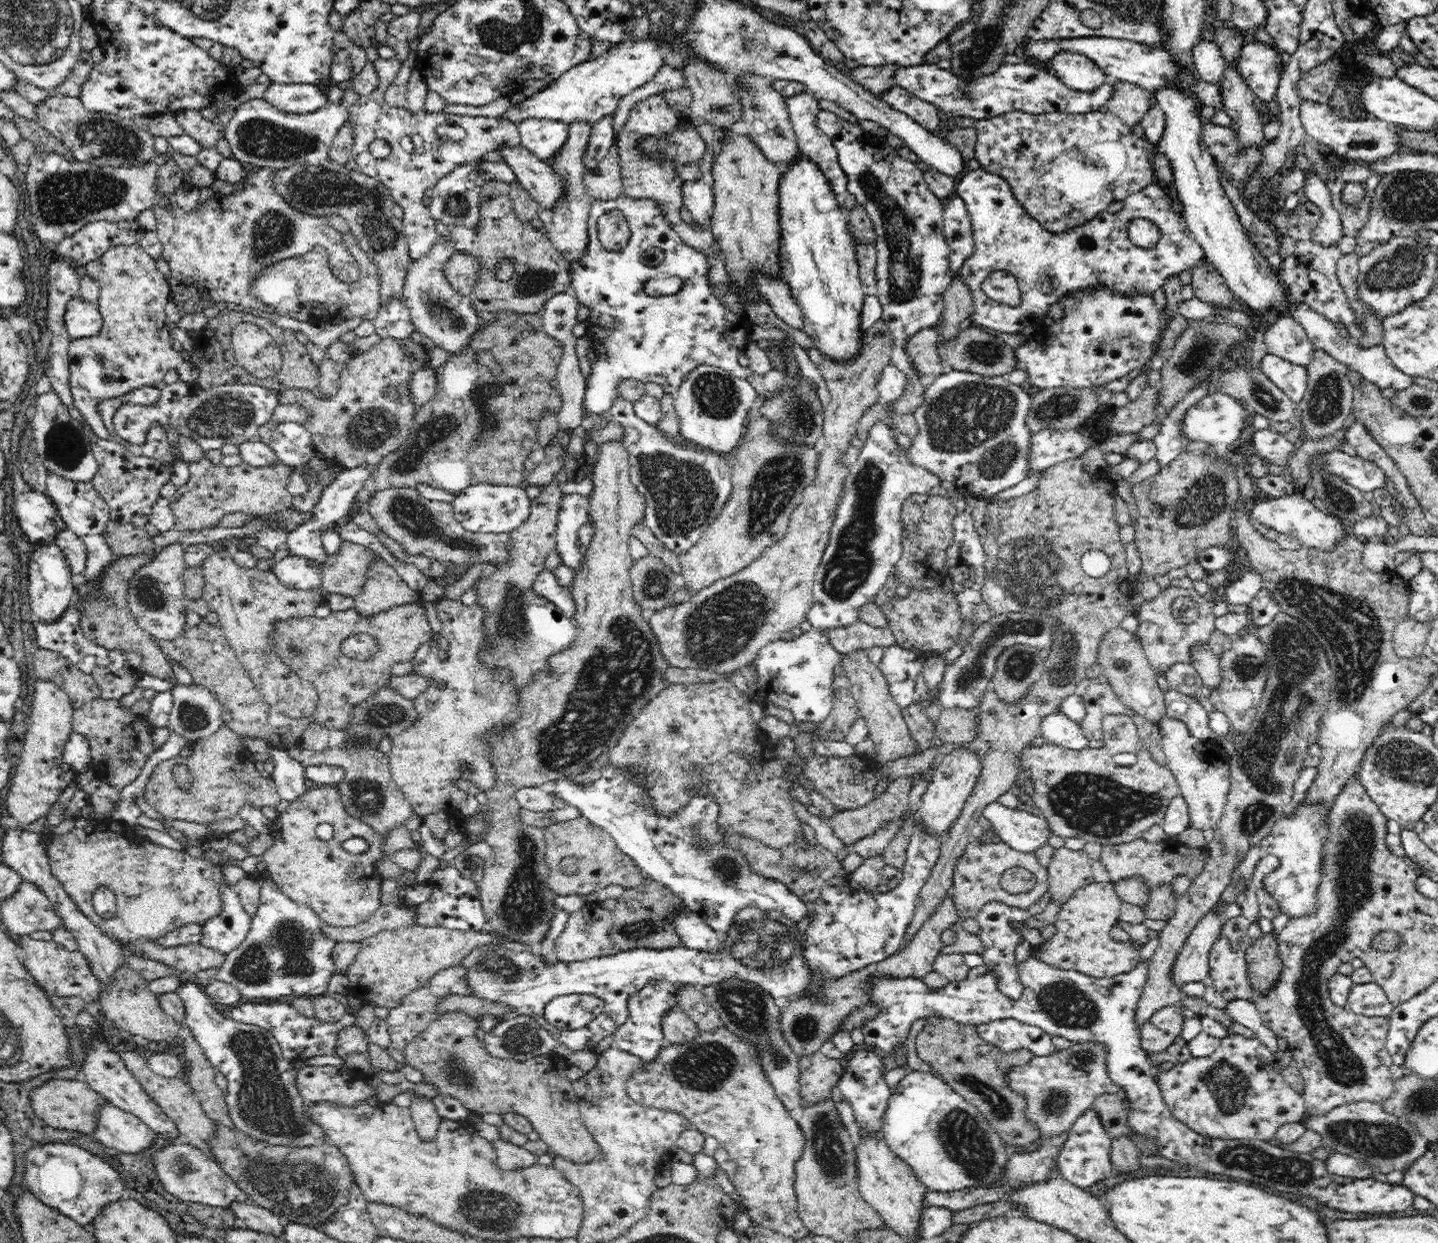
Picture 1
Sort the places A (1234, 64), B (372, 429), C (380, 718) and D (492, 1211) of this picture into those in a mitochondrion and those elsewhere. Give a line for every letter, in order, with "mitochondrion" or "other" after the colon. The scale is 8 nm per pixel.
A: other
B: mitochondrion
C: mitochondrion
D: mitochondrion

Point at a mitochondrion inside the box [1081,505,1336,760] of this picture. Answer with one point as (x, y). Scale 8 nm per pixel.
(1246, 668)

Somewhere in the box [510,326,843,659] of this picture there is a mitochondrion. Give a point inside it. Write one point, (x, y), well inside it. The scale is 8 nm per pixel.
(683, 493)

